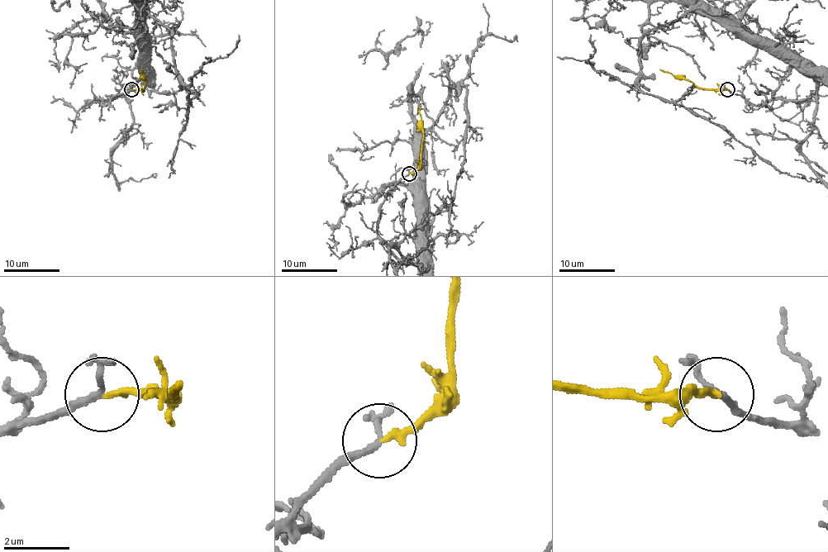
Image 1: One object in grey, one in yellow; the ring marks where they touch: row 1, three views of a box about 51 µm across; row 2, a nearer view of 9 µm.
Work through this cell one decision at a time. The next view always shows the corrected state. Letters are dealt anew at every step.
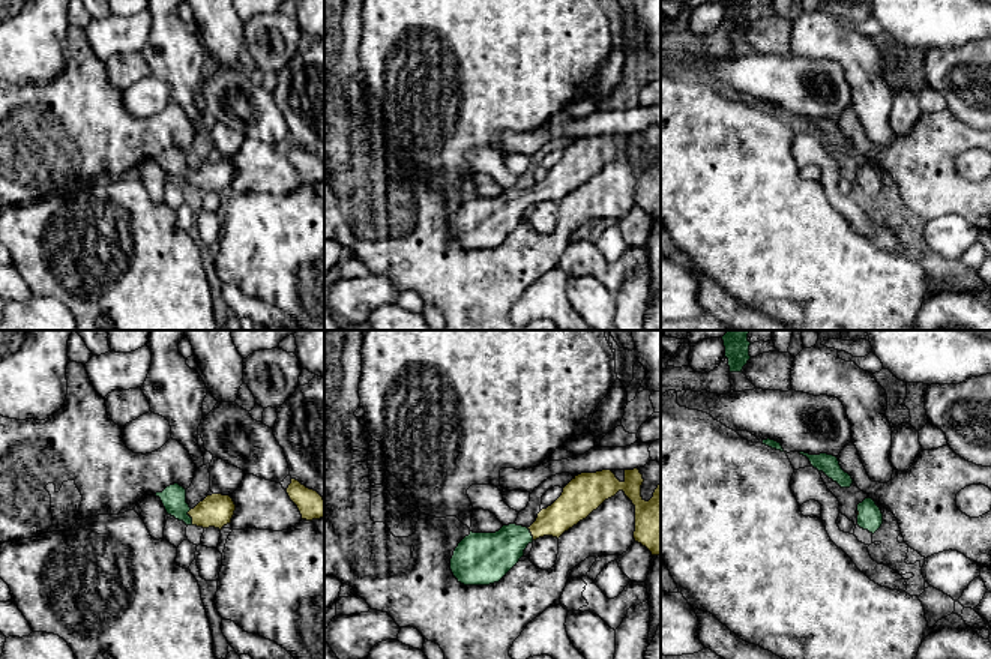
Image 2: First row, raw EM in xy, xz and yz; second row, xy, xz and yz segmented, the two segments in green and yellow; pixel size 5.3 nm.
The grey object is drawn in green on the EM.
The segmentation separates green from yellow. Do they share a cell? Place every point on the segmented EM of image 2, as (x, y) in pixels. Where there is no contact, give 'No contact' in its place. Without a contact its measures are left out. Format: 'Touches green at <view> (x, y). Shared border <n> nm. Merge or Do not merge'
Touches green at xy (189, 517). Shared border 90 nm. Merge

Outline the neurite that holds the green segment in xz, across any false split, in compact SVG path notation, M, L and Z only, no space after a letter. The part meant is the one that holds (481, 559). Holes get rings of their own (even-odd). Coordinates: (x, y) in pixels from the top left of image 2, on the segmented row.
M638 468L625 470L623 482L611 470L581 473L563 488L551 506L538 513L530 527L509 524L496 533L470 531L453 551L450 570L464 585L499 582L520 561L529 543L544 536L559 539L619 491L635 506L635 542L646 546L652 555L659 555L661 483L646 501L641 497L643 482Z

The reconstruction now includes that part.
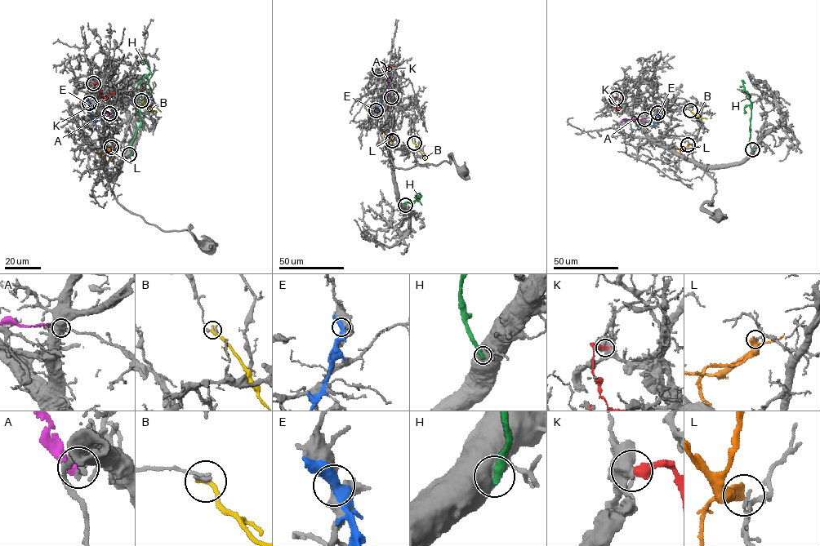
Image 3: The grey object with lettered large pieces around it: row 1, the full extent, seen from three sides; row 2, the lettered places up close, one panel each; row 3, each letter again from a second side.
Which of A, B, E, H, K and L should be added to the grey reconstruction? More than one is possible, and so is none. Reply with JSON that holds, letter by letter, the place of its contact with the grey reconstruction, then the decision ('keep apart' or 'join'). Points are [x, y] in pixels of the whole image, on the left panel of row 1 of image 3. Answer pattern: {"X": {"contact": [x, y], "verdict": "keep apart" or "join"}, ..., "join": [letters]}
{"A": {"contact": [109, 113], "verdict": "keep apart"}, "B": {"contact": [141, 100], "verdict": "keep apart"}, "E": {"contact": [89, 103], "verdict": "keep apart"}, "H": {"contact": [129, 154], "verdict": "keep apart"}, "K": {"contact": [93, 83], "verdict": "keep apart"}, "L": {"contact": [111, 147], "verdict": "keep apart"}, "join": []}

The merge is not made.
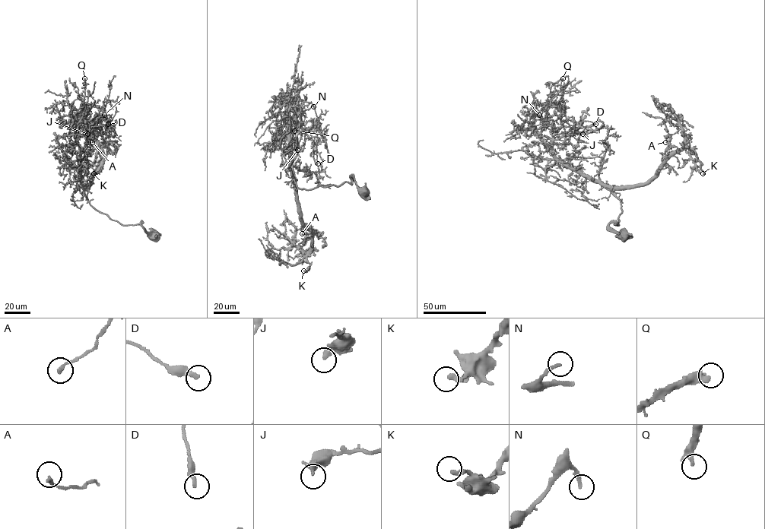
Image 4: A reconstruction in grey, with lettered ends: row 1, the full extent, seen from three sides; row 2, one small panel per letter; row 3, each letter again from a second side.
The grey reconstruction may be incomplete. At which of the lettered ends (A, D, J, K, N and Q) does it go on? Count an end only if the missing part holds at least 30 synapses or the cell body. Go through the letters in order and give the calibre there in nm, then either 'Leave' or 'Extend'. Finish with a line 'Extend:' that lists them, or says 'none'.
A: Thickness 190 nm. Leave
D: Thickness 240 nm. Leave
J: Thickness 280 nm. Leave
K: Thickness 280 nm. Leave
N: Thickness 190 nm. Leave
Q: Thickness 400 nm. Extend
Extend: Q

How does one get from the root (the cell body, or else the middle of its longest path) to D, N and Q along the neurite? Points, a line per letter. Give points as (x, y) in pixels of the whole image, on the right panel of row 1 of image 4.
D: (623, 238), (608, 226), (618, 225), (620, 200), (553, 151), (552, 142), (570, 135), (582, 121), (595, 124)
N: (623, 238), (608, 226), (618, 225), (620, 201), (556, 156), (542, 140), (546, 121), (539, 115)
Q: (623, 238), (608, 226), (612, 222), (618, 225), (620, 200), (558, 159), (541, 137), (550, 87), (563, 78)

